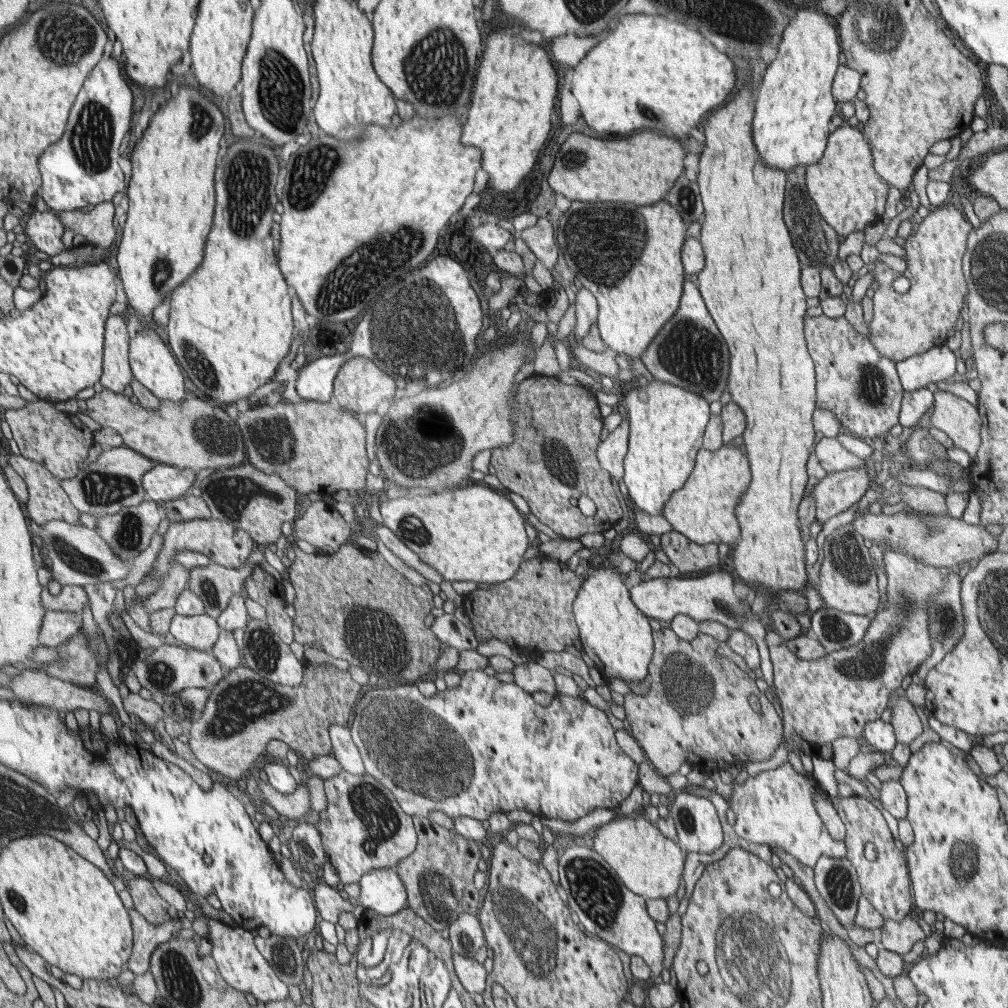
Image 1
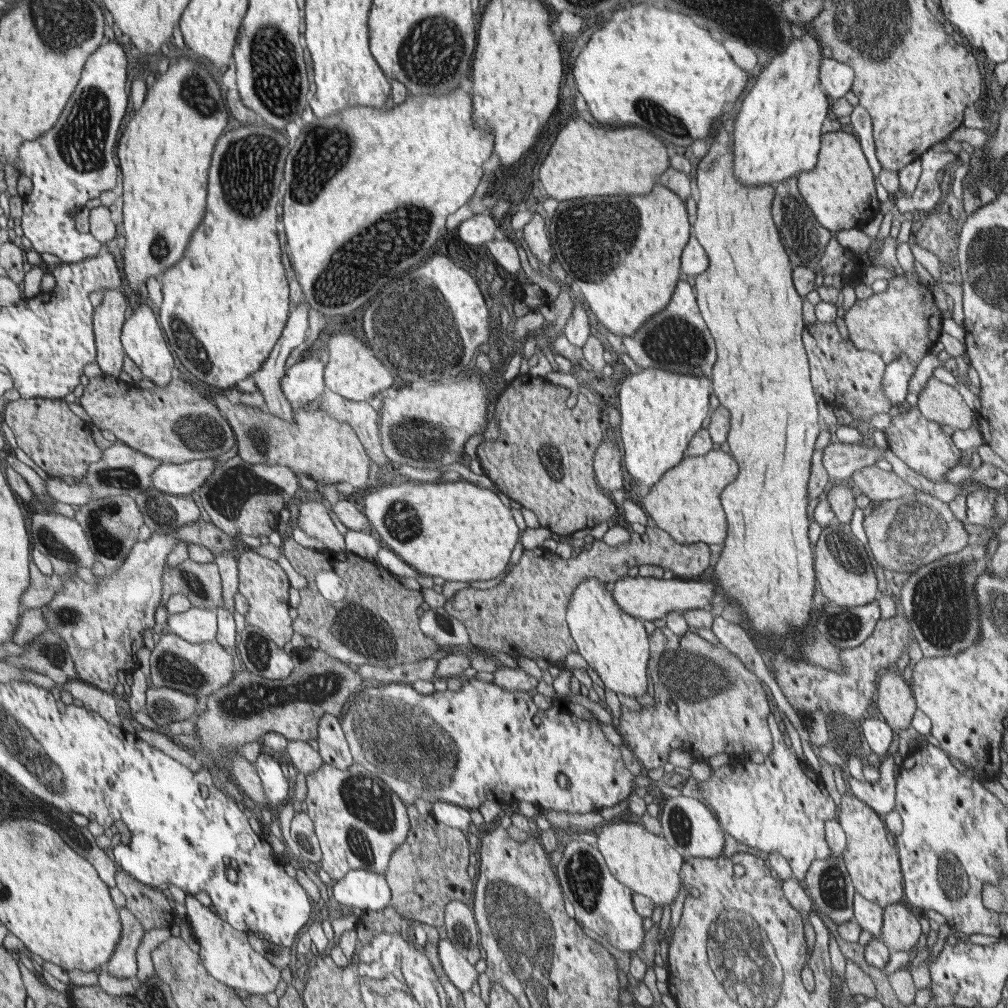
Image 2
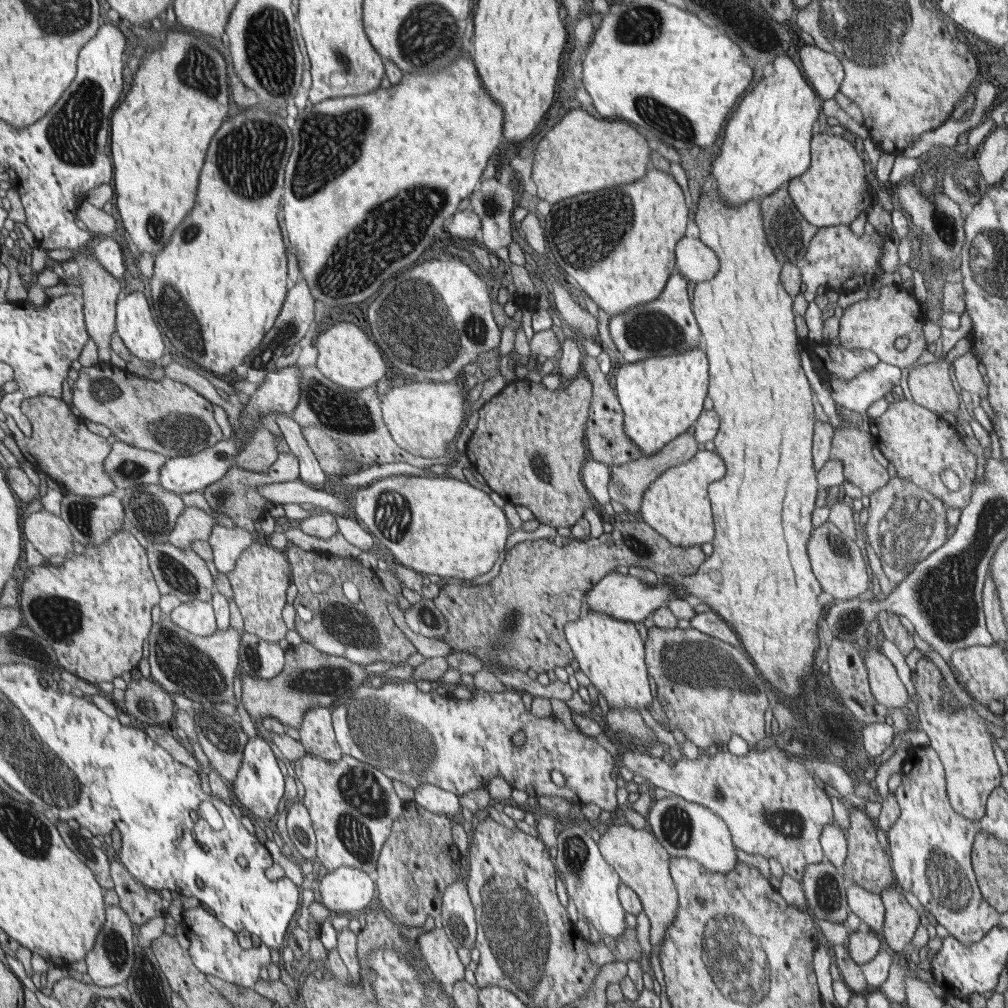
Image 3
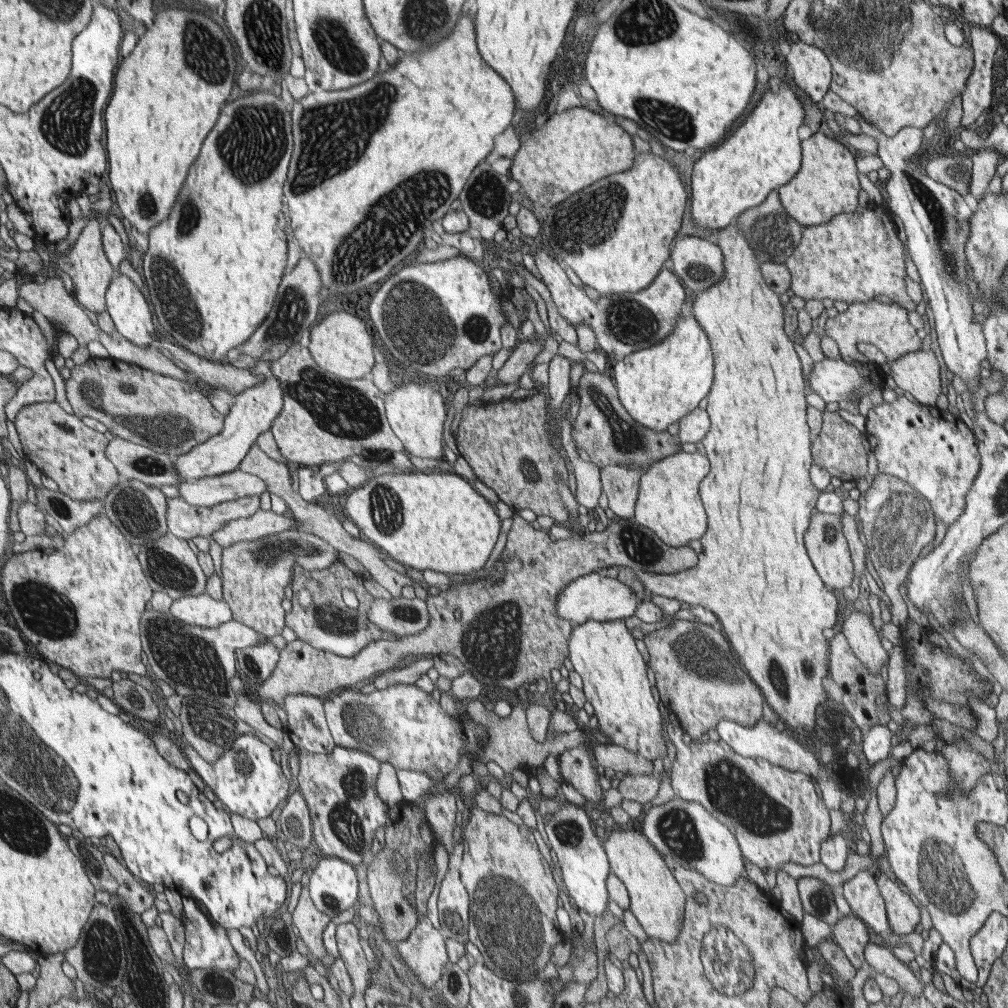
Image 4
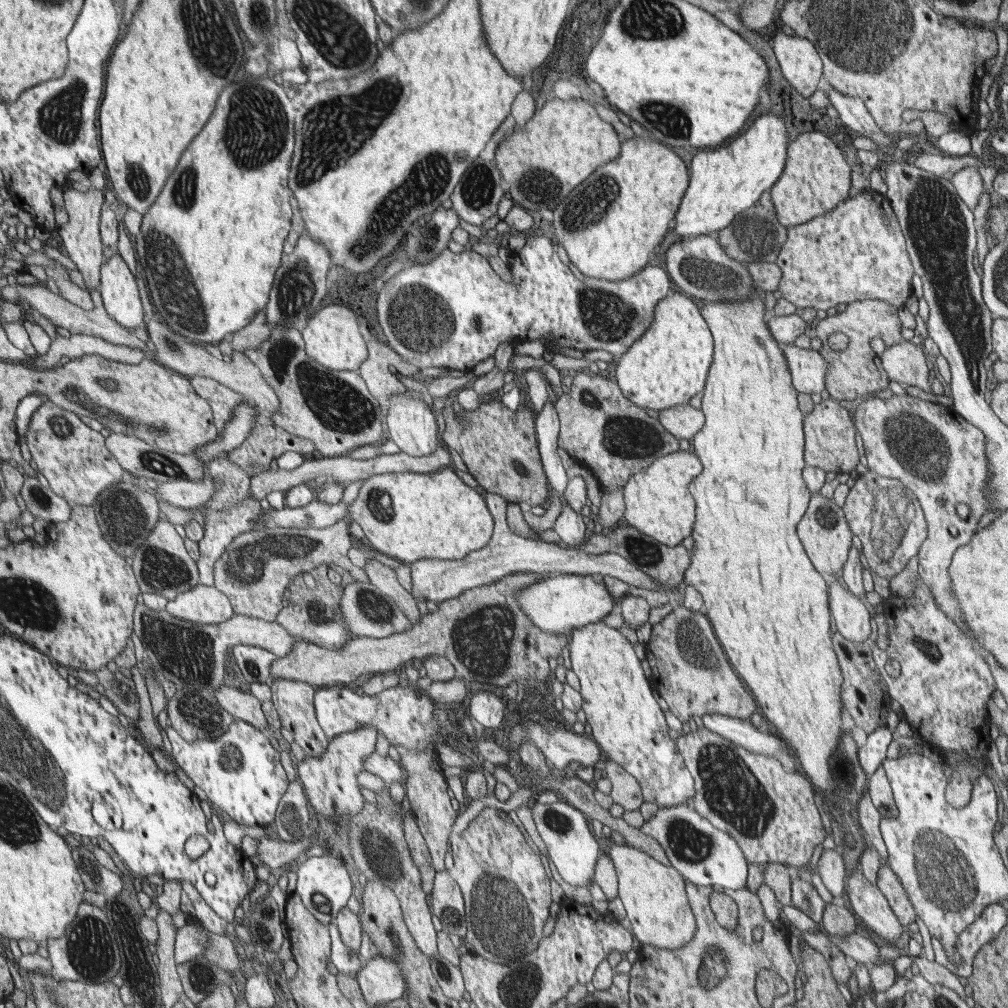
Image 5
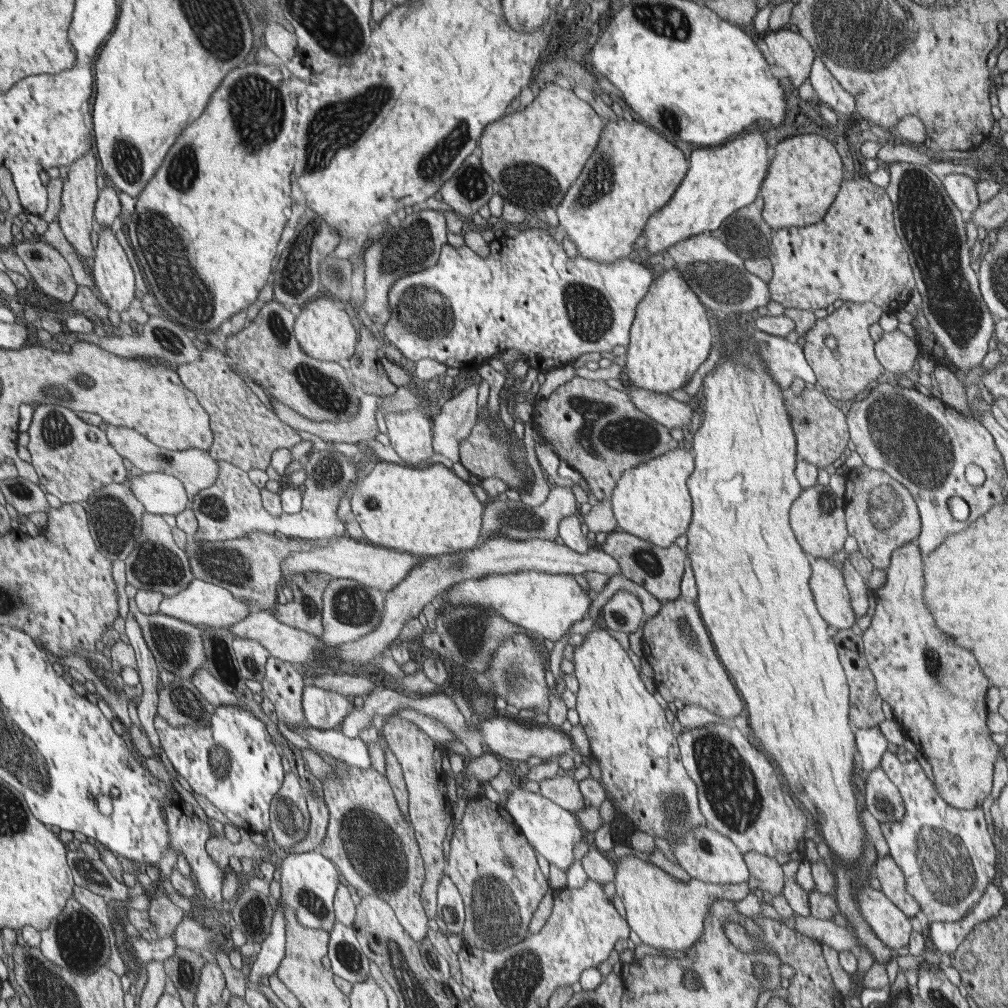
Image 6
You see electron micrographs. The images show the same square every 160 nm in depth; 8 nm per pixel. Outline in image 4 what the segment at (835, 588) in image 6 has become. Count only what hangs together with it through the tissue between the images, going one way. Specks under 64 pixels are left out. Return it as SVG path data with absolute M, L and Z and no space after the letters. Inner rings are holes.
M849 605L844 617L842 634L847 638L853 653L872 674L879 674L889 660L889 653L882 647L870 615Z

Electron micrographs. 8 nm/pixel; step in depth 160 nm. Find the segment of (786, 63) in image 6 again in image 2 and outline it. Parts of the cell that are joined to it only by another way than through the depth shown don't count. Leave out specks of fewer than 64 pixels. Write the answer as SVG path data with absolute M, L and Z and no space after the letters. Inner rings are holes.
M824 58L820 65L821 88L831 100L837 100L851 92L855 70L844 62L838 62L832 58Z

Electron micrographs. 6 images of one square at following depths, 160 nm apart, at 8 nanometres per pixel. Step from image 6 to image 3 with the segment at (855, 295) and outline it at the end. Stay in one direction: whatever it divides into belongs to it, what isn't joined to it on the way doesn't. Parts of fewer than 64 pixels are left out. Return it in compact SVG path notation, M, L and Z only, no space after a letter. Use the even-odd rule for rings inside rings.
M848 224L820 228L807 245L805 256L795 263L802 273L804 286L802 292L806 300L809 303L814 301L821 287L826 287L827 290L850 292L868 288L874 284L877 278L885 272L881 265L883 244L878 244L878 241L884 239L885 243L887 237L871 227L864 232L862 237L854 235Z

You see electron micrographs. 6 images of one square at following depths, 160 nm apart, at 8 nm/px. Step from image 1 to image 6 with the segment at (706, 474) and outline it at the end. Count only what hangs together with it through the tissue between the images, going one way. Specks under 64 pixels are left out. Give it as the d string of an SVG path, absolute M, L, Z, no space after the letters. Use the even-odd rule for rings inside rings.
M675 449L626 471L610 496L617 530L653 541L662 548L674 544L678 536L689 530L688 524L693 518L693 500L686 488L692 470L696 470L696 458L687 449Z

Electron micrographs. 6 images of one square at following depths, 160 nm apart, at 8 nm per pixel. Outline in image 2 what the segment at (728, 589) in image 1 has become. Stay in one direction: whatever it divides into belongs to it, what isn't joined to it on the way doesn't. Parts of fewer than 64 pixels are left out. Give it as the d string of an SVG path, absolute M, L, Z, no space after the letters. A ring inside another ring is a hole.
M625 576L615 582L613 589L614 600L618 606L629 613L630 616L637 617L640 620L656 620L664 618L669 612L684 610L694 610L702 608L710 611L713 598L716 596L716 584L713 582L702 582L697 579L674 578L672 580L654 579L650 577L629 577Z

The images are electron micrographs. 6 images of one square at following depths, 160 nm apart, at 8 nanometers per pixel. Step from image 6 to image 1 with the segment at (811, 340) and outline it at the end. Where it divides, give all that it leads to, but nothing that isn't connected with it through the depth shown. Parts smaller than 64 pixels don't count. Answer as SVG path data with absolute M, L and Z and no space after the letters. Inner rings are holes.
M945 203L930 209L929 215L918 225L916 234L905 240L906 256L903 259L907 268L904 272L893 271L881 260L870 268L878 289L872 299L874 318L868 324L870 335L867 338L886 358L897 363L947 343L969 293L962 259L972 228L960 207ZM898 276L906 276L910 281L906 293L897 292L892 285Z

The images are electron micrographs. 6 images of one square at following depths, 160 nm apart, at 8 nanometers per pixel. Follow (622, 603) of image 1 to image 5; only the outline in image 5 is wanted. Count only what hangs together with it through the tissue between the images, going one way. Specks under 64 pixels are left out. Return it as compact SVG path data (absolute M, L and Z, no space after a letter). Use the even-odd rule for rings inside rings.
M598 621L572 630L569 651L572 670L577 674L581 684L579 691L583 704L581 709L586 713L586 720L592 727L592 738L602 749L604 759L617 762L638 780L645 802L657 804L658 808L690 803L696 794L696 781L687 766L684 766L676 742L672 742L668 736L663 711L652 696L650 684L644 676L634 646L620 634L619 629Z

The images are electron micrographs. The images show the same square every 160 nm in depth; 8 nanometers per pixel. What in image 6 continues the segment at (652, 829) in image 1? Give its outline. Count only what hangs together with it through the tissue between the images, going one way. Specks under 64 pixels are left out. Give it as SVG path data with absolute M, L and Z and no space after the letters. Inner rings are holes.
M638 854L612 860L616 867L616 878L613 880L616 887L615 894L626 908L625 920L647 950L651 951L686 952L694 948L700 936L705 934L704 918L709 916L714 902L722 899L740 901L753 890L751 881L738 884L712 884L691 878L684 882Z

